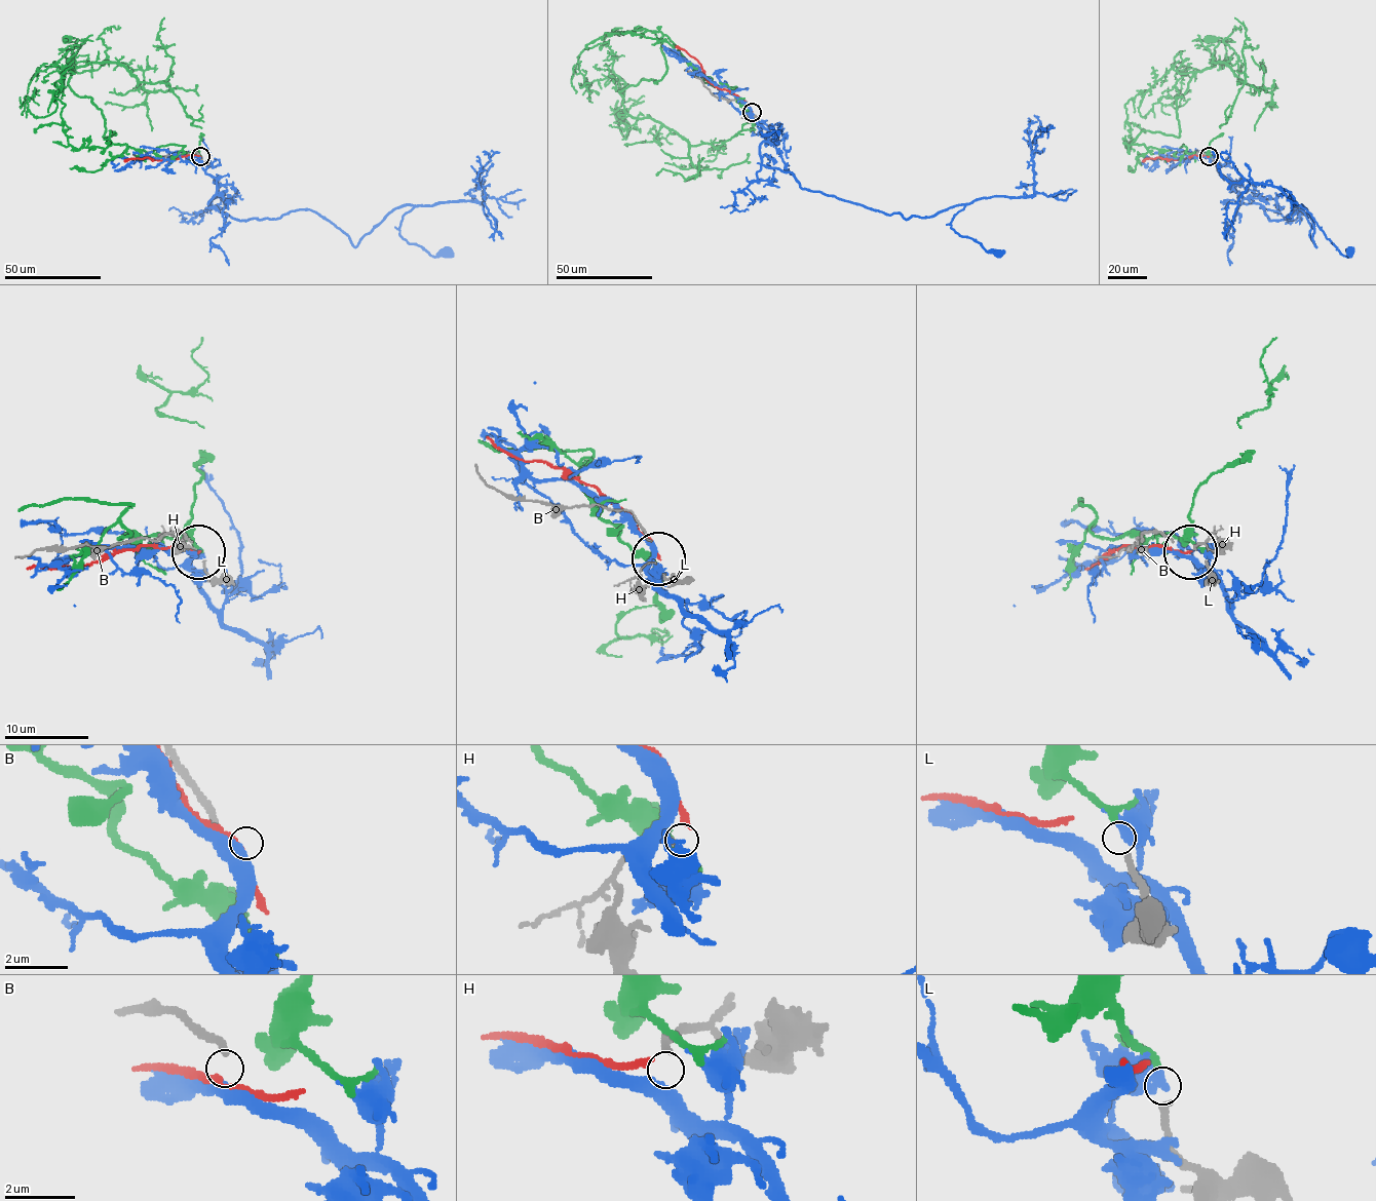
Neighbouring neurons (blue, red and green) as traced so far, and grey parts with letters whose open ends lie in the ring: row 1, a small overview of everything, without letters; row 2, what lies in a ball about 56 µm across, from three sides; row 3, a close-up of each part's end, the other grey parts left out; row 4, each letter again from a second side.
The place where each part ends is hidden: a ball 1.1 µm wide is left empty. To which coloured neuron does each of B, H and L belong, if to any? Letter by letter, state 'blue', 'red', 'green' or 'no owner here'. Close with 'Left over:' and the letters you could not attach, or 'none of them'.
B: no owner here
H: no owner here
L: green
Left over: B, H

